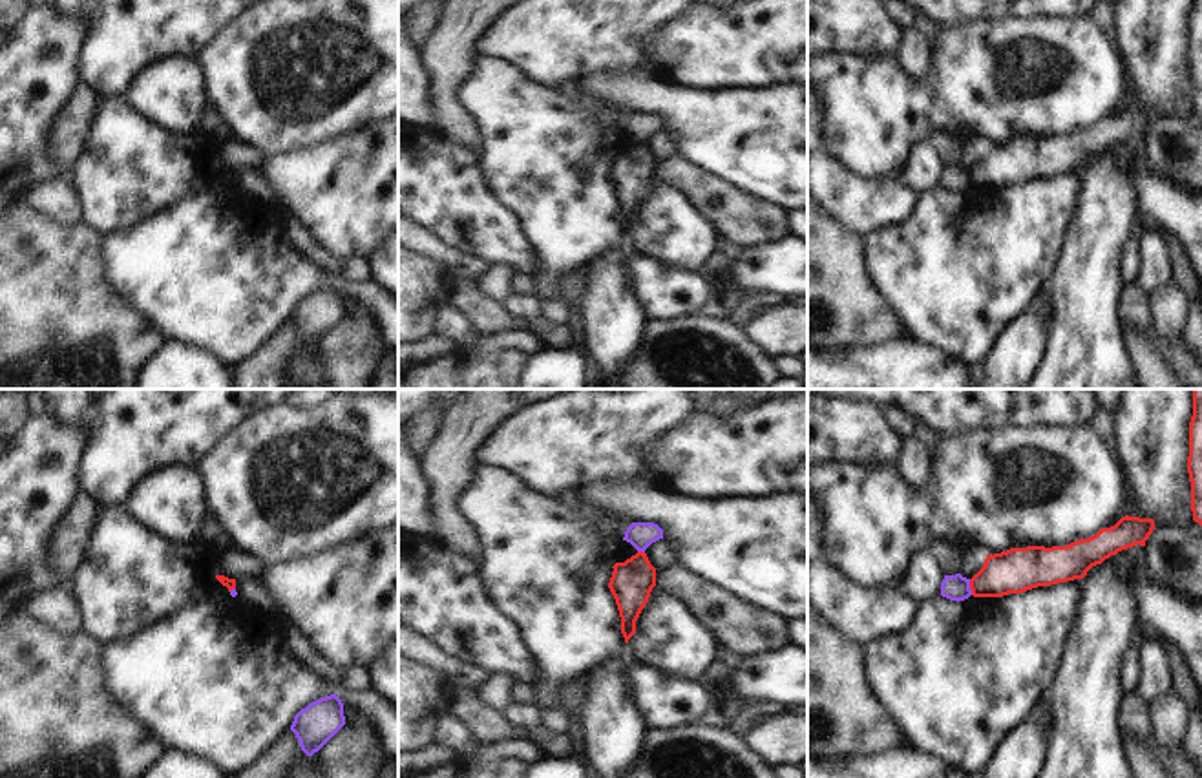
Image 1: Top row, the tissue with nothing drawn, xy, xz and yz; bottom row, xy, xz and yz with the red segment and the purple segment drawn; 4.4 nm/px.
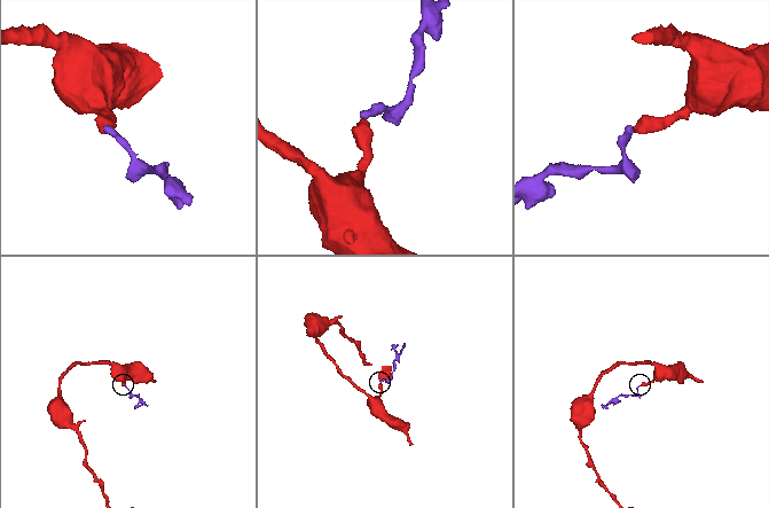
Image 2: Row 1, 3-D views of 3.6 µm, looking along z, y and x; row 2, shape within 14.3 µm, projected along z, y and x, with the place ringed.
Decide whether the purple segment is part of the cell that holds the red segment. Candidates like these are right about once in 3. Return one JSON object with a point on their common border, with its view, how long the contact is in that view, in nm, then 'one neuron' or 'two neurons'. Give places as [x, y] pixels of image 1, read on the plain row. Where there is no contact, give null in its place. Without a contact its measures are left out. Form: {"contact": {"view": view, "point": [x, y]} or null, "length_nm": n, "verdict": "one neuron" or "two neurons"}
{"contact": {"view": "yz", "point": [970, 178]}, "length_nm": 70, "verdict": "two neurons"}

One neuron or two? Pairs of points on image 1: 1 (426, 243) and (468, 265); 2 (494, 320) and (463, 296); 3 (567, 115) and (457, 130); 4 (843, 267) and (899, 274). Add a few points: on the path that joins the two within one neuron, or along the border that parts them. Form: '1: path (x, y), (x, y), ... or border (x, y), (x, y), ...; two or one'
1: path (437, 251), (457, 263); one
2: path (486, 315), (470, 300); one
3: border (459, 88), (457, 101), (477, 126), (479, 150); two
4: border (863, 240), (870, 282), (890, 307); two

